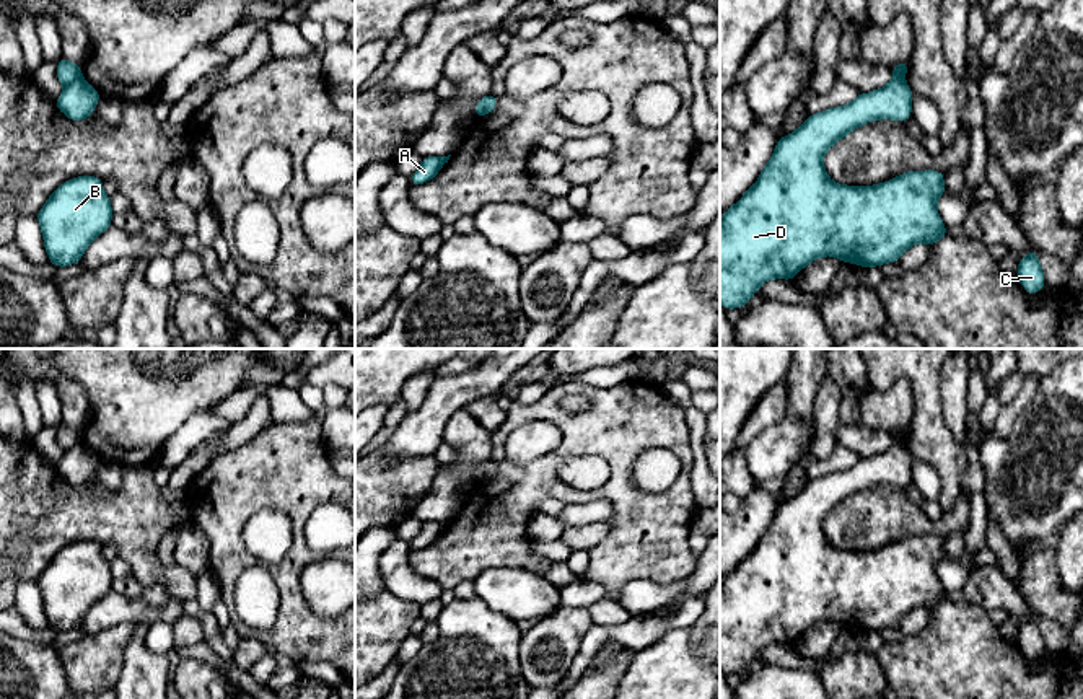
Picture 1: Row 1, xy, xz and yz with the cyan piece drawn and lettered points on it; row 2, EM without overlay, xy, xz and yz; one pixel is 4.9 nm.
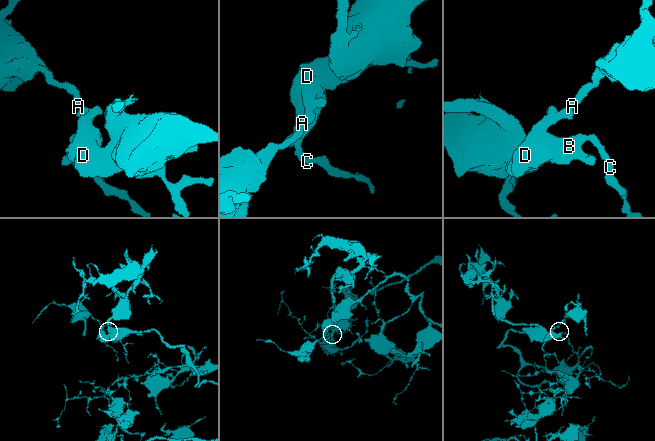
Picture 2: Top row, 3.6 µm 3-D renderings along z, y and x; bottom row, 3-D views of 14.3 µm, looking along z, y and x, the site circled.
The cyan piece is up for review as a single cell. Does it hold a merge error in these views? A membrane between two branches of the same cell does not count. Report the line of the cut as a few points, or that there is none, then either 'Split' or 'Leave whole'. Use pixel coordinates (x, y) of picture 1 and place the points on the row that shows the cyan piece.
Split along xy (80, 74), (65, 87). Split

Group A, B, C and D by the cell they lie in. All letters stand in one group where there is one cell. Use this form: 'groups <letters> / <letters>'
groups A / B C D

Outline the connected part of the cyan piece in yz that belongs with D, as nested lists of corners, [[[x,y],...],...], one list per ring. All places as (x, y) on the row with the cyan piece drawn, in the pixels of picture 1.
[[[894,77],[884,88],[860,93],[850,104],[809,116],[795,132],[778,138],[757,182],[720,220],[720,303],[726,310],[749,303],[757,288],[770,279],[793,280],[805,266],[822,256],[835,256],[842,262],[862,267],[878,267],[897,262],[915,243],[932,246],[948,233],[936,212],[936,200],[946,192],[943,173],[907,171],[876,186],[844,186],[832,182],[822,165],[826,152],[857,127],[878,119],[905,122],[910,112],[912,90],[904,80]]]

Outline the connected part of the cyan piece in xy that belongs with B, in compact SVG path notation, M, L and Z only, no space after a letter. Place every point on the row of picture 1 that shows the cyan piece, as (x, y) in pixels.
M101 178L60 184L36 215L49 261L57 267L80 262L90 243L111 226L112 215Z

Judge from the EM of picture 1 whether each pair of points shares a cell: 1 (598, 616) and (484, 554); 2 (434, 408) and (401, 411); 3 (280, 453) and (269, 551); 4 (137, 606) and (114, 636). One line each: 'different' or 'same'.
1: different
2: different
3: different
4: different

